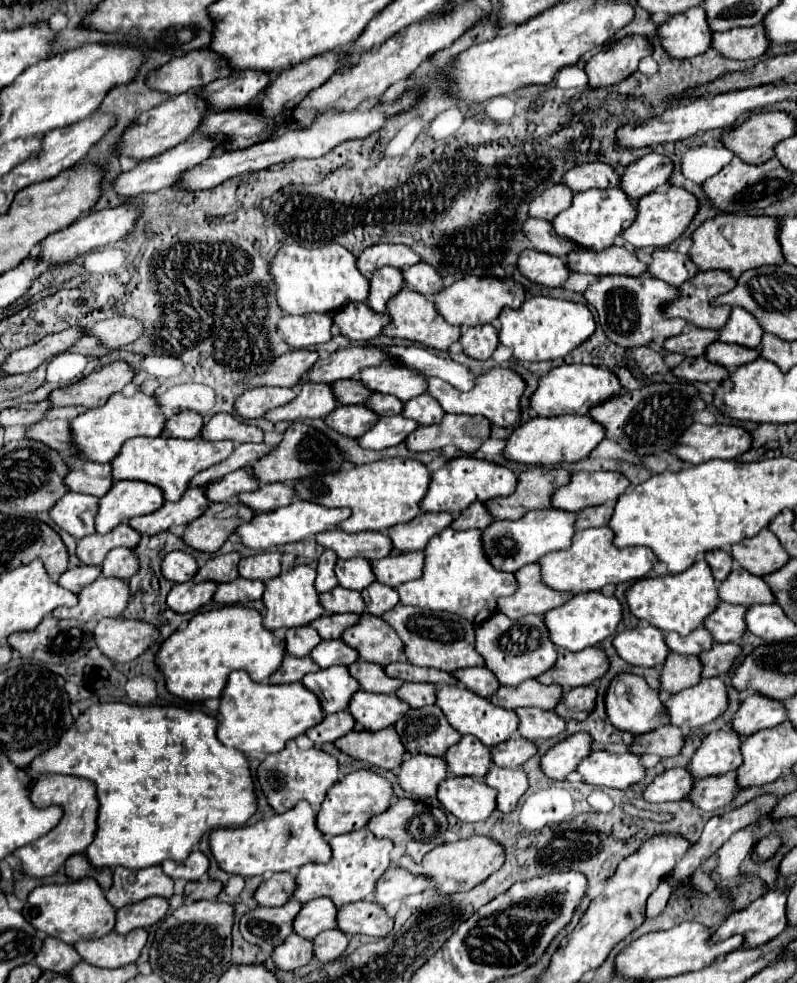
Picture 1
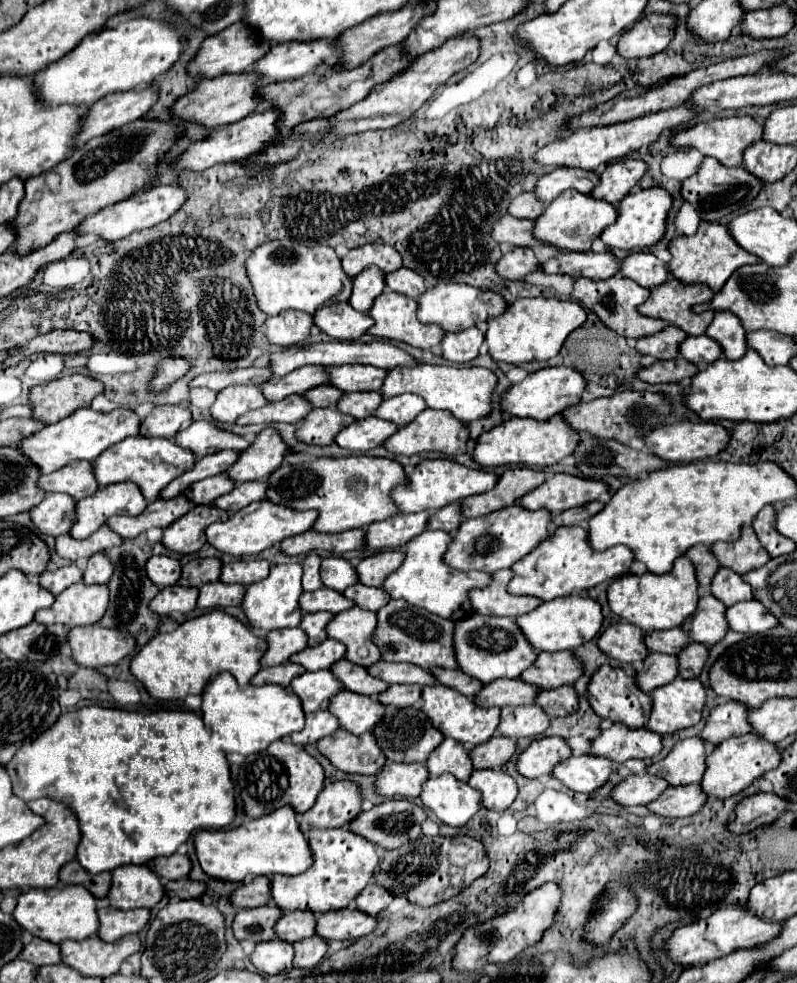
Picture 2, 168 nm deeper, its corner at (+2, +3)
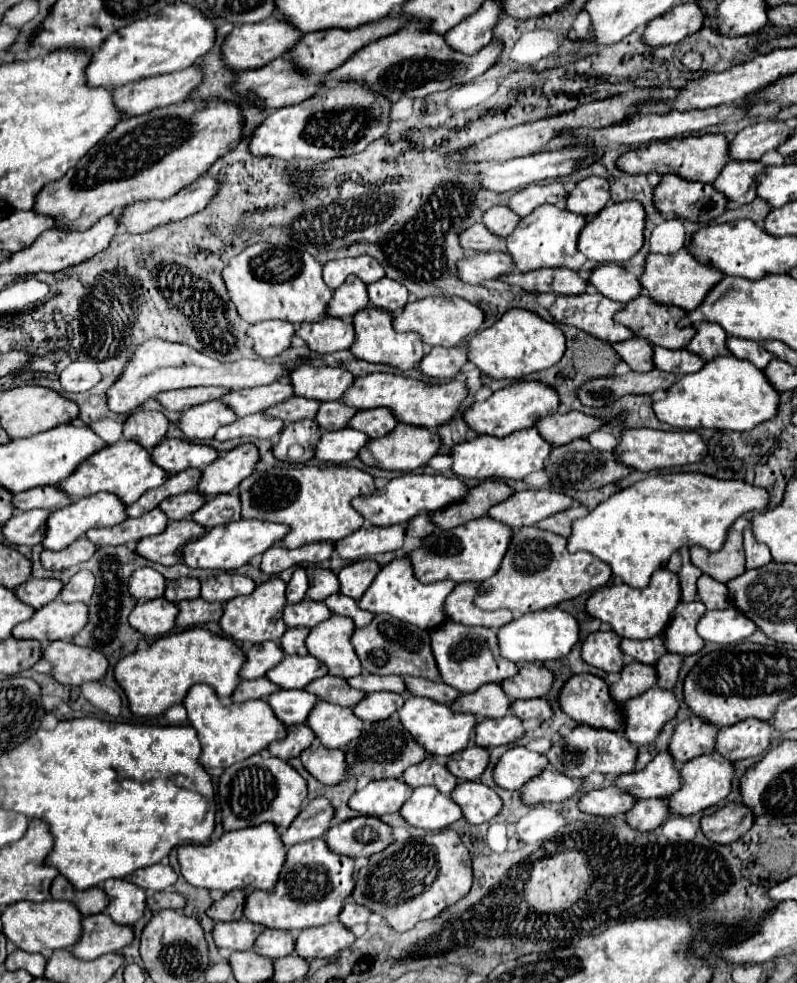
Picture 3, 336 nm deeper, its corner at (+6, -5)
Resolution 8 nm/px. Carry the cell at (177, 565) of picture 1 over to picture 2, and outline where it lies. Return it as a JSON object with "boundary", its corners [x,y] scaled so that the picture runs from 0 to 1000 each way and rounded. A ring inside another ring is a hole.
{"boundary":[[[193,565],[186,569],[186,581],[183,585],[188,587],[188,591],[193,591],[193,595],[198,597],[208,597],[208,595],[218,595],[226,587],[226,573],[223,569],[216,569],[211,565]]]}

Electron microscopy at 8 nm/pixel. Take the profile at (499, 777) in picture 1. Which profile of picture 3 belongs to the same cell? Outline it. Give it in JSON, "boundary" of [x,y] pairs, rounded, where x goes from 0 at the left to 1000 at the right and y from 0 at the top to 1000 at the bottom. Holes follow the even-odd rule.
{"boundary":[[[605,795],[575,797],[567,805],[567,813],[580,821],[582,833],[592,839],[617,835],[630,823],[630,813],[625,811],[625,807]]]}

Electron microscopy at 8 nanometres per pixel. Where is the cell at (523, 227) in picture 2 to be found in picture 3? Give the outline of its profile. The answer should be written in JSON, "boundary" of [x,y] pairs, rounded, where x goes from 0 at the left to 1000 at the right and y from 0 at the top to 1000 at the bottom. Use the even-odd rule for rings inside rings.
{"boundary":[[[600,227],[580,235],[577,247],[582,253],[592,253],[592,255],[635,255],[635,243],[612,235],[607,227]]]}

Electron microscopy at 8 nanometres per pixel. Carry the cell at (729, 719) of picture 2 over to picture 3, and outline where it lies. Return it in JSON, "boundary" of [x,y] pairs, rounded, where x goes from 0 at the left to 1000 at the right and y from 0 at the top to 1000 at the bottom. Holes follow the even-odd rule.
{"boundary":[[[868,727],[848,740],[838,764],[848,776],[856,778],[871,770],[893,766],[898,762],[901,744],[903,742],[898,738],[878,731],[876,727]]]}

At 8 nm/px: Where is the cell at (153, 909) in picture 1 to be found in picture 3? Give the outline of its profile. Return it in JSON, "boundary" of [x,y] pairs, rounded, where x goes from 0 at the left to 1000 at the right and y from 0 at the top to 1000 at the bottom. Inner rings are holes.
{"boundary":[[[133,929],[110,931],[103,935],[103,955],[90,963],[98,976],[123,976],[125,972],[153,967],[168,955],[163,941],[148,941]]]}

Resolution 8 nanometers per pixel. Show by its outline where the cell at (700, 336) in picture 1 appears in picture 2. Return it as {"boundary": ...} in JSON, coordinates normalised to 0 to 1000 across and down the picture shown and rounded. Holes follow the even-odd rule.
{"boundary":[[[836,331],[828,339],[816,341],[816,343],[803,343],[798,347],[798,357],[808,361],[818,361],[823,365],[846,365],[851,363],[851,351],[861,345],[851,333]]]}

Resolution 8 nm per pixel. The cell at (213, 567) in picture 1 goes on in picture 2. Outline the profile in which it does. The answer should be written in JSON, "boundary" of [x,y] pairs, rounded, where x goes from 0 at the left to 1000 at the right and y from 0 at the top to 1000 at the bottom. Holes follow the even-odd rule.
{"boundary":[[[238,569],[228,577],[228,587],[223,595],[228,597],[253,597],[256,593],[269,593],[276,587],[279,573],[274,569]]]}

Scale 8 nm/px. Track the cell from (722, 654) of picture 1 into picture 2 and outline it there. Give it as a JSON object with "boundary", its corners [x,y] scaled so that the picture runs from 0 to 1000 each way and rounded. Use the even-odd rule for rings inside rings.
{"boundary":[[[863,654],[858,662],[851,664],[851,689],[856,691],[876,689],[886,668],[888,668],[888,658],[878,654]]]}

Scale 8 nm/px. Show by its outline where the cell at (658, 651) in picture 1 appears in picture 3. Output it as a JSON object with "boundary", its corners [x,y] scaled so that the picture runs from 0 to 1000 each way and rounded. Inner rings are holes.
{"boundary":[[[748,642],[730,654],[730,668],[738,677],[760,685],[780,683],[783,664],[778,660],[780,648],[770,642]]]}

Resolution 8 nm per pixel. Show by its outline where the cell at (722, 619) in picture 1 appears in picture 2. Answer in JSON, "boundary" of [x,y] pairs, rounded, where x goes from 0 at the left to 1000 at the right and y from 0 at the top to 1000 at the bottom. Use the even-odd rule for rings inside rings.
{"boundary":[[[896,605],[878,607],[876,617],[861,636],[866,652],[881,654],[881,656],[901,654],[913,642],[908,622],[911,622],[908,613],[901,611]]]}

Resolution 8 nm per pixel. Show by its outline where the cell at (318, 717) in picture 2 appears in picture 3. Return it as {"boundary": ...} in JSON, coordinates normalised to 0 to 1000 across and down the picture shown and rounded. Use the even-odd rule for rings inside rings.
{"boundary":[[[384,736],[364,738],[361,750],[349,754],[349,756],[341,756],[336,762],[344,770],[366,772],[366,770],[374,770],[381,762],[386,762],[394,752],[396,752],[396,748],[394,748],[394,744],[389,744],[389,740]]]}

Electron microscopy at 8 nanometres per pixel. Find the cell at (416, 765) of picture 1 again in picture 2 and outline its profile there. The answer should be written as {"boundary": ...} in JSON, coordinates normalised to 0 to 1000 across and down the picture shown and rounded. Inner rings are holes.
{"boundary":[[[484,776],[479,786],[472,788],[469,803],[479,811],[519,813],[527,809],[529,797],[537,792],[537,784],[529,776]]]}

